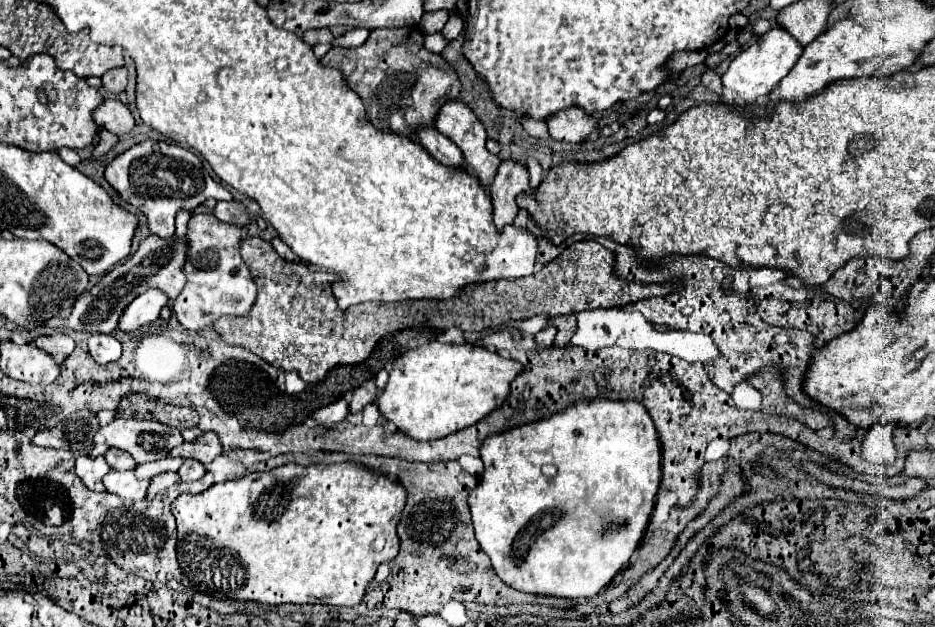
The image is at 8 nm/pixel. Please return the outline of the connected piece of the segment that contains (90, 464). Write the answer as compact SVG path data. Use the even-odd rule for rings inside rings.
M83 454L83 456L77 456L77 460L75 460L75 474L93 492L105 492L105 486L101 480L109 470L111 470L111 466L105 462L103 456L93 458L89 454Z

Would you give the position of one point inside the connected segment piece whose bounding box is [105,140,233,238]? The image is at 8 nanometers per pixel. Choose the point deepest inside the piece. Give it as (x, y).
(159, 179)

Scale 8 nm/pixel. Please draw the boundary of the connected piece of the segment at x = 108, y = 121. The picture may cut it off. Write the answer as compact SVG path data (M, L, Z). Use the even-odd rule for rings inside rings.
M105 100L97 110L95 110L95 122L99 128L105 128L113 134L127 134L135 126L135 118L127 104L119 100Z

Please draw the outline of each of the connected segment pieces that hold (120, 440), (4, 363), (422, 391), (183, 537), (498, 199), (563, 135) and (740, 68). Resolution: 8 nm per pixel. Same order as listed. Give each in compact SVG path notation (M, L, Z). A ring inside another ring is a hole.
M113 420L99 430L107 446L121 448L133 456L137 464L161 460L171 448L183 444L183 436L177 428L161 424L157 420Z
M1 342L1 370L13 380L23 380L29 384L51 384L59 378L59 368L61 362L49 352L37 348L33 342Z
M429 342L407 350L393 362L389 382L377 398L385 420L415 440L437 440L473 426L509 396L511 382L523 372L515 360L505 360L477 344ZM421 378L421 380L419 380Z
M341 462L341 464L313 464L307 466L303 476L291 478L291 464L279 466L269 472L247 474L237 480L227 480L213 484L205 492L199 494L181 494L173 504L171 512L177 520L177 560L187 578L195 584L195 588L203 594L209 594L219 600L255 600L263 604L331 604L331 606L357 606L365 594L367 584L375 576L375 568L381 562L389 562L399 554L399 536L397 536L397 520L401 520L401 508L405 508L405 488L387 476L379 476L371 468L357 462Z
M505 160L499 166L489 190L493 198L495 226L501 230L505 224L511 224L519 212L519 206L515 202L517 194L529 190L527 166L519 160Z
M565 108L551 114L547 118L547 126L553 140L583 142L593 130L597 130L599 122L583 108Z
M773 24L773 28L765 32L755 44L751 44L733 58L727 72L721 76L723 86L735 90L737 98L743 102L757 102L759 98L769 96L769 92L777 88L777 84L791 72L803 50L805 46L799 44L783 26Z

